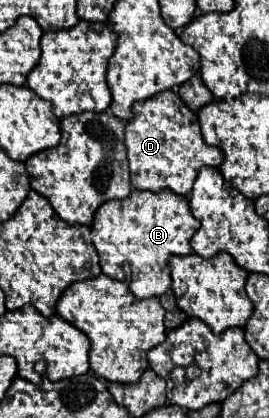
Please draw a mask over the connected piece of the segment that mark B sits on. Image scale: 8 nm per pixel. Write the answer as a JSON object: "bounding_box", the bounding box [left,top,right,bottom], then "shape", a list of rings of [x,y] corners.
{"bounding_box":[92,191,198,297],"shape":[[[132,191],[124,201],[106,201],[94,215],[92,243],[100,255],[102,273],[124,281],[134,297],[164,295],[170,285],[170,255],[190,255],[190,239],[198,231],[198,219],[190,213],[188,199],[170,191]]]}

